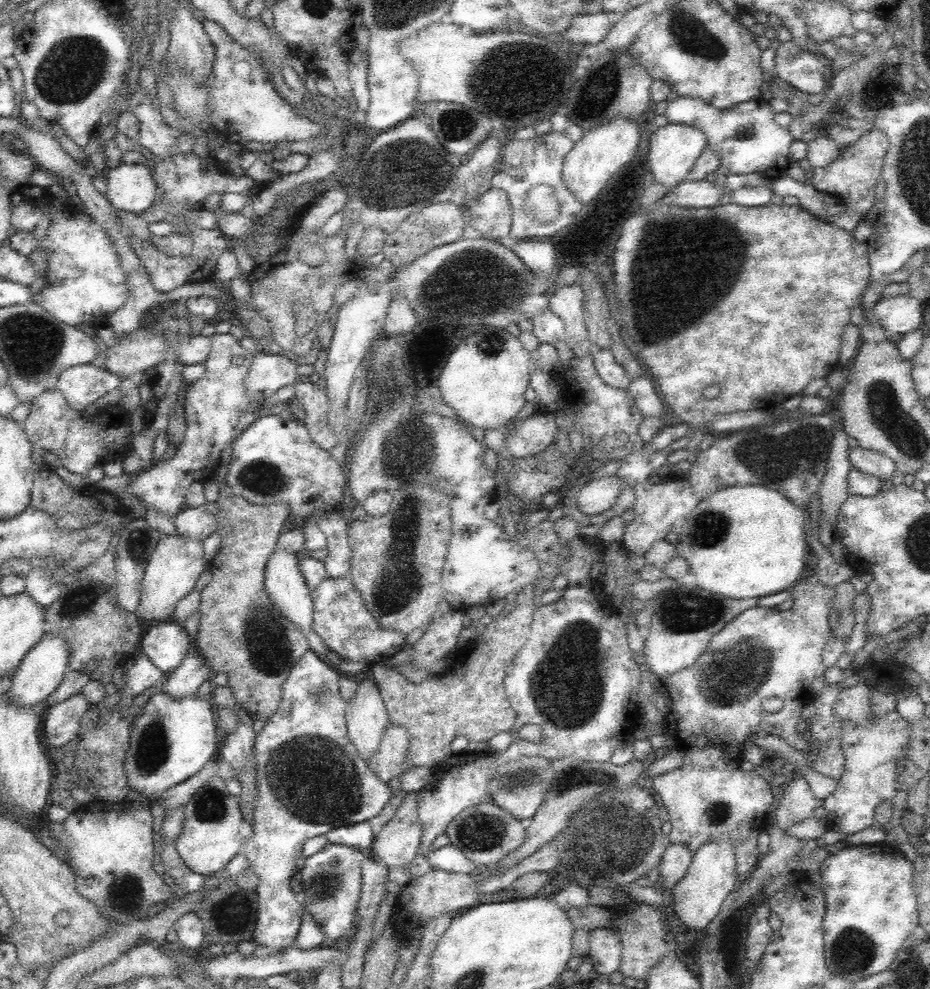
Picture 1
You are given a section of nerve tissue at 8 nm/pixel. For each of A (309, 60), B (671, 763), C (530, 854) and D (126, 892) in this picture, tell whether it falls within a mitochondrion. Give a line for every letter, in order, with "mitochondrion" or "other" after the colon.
A: other
B: other
C: other
D: mitochondrion

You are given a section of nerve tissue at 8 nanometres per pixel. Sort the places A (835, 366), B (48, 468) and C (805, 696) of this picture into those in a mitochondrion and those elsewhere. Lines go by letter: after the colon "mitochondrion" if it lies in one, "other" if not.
A: other
B: other
C: other

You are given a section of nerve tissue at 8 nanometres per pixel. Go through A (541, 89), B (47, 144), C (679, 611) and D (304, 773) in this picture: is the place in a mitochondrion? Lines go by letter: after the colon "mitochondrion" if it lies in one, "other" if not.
A: other
B: other
C: mitochondrion
D: mitochondrion

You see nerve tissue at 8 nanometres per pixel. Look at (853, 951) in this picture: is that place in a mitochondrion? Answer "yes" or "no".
yes

